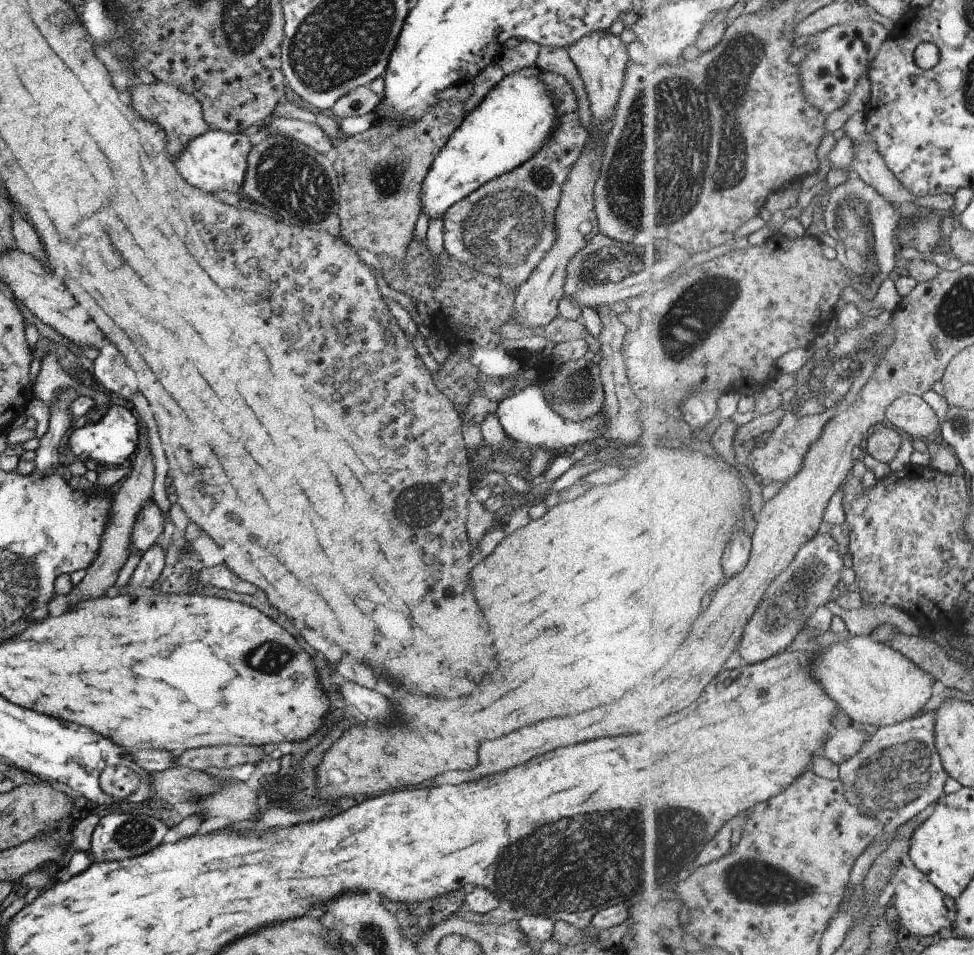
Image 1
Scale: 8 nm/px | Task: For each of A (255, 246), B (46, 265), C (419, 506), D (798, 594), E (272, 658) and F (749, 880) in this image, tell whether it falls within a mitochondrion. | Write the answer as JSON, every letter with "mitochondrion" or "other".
{"A":"other","B":"other","C":"mitochondrion","D":"mitochondrion","E":"mitochondrion","F":"mitochondrion"}

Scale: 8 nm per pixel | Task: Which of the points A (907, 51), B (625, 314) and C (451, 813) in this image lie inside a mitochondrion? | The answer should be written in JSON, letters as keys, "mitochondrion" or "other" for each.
{"A":"other","B":"other","C":"other"}

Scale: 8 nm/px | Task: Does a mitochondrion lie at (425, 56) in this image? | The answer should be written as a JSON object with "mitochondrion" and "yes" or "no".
{"mitochondrion":"no"}

